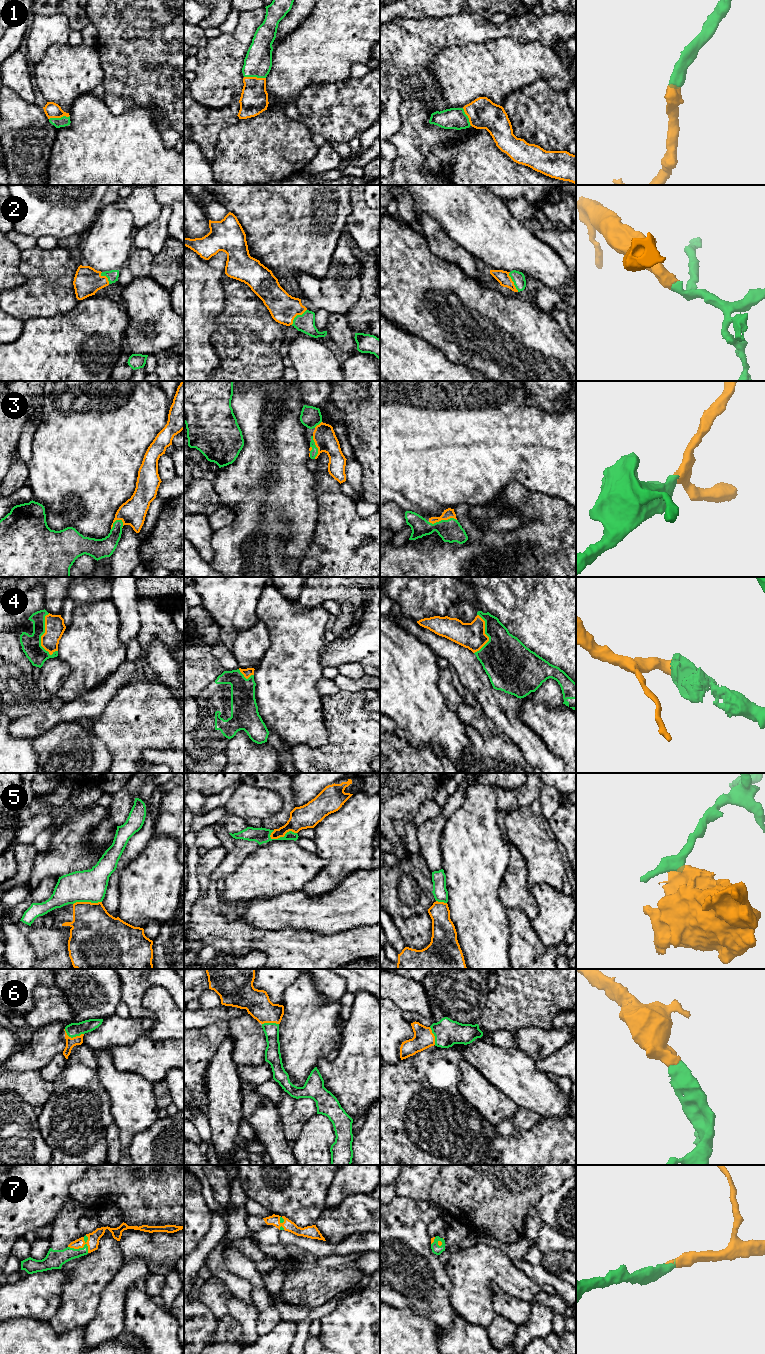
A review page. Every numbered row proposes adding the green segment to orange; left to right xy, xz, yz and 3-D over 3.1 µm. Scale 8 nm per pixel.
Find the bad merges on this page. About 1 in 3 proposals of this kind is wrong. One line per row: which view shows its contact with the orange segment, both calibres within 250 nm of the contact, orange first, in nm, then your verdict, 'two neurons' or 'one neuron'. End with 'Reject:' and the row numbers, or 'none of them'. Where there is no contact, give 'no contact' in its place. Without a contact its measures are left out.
1: meets orange in xz; 220 nm thick on the orange side, 220 nm on the other; one neuron
2: meets orange in yz; 100 nm thick on the orange side, 100 nm on the other; one neuron
3: meets orange in yz; 80 nm thick on the orange side, 180 nm on the other; one neuron
4: meets orange in xy; 160 nm thick on the orange side, 160 nm on the other; one neuron
5: meets orange in xz; 190 nm thick on the orange side, 130 nm on the other; two neurons
6: meets orange in xy; 80 nm thick on the orange side, 110 nm on the other; one neuron
7: meets orange in xy; 100 nm thick on the orange side, 150 nm on the other; one neuron
Reject: 5

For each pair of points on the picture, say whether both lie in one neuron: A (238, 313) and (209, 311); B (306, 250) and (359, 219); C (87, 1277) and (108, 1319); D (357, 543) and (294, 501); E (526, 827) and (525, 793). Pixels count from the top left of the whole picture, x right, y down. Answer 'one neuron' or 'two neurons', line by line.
A: two neurons
B: two neurons
C: two neurons
D: two neurons
E: two neurons

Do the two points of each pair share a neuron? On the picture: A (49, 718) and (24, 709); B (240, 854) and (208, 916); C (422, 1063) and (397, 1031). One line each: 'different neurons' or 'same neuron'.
A: different neurons
B: same neuron
C: different neurons

